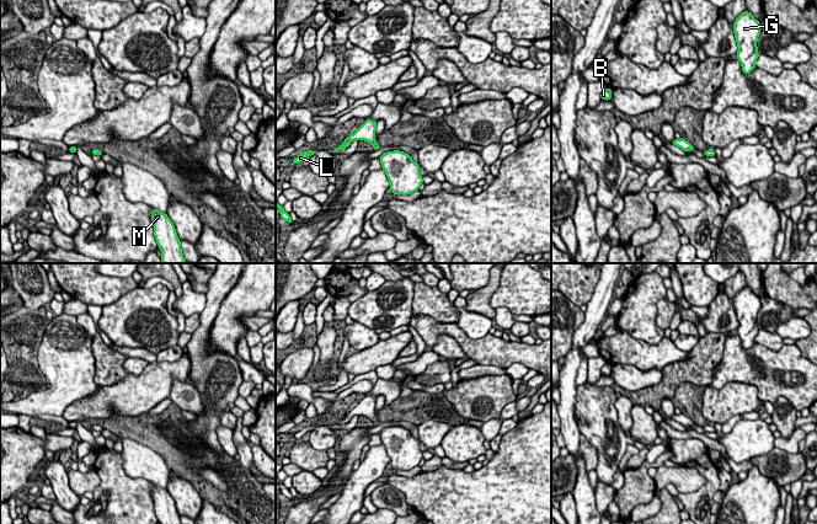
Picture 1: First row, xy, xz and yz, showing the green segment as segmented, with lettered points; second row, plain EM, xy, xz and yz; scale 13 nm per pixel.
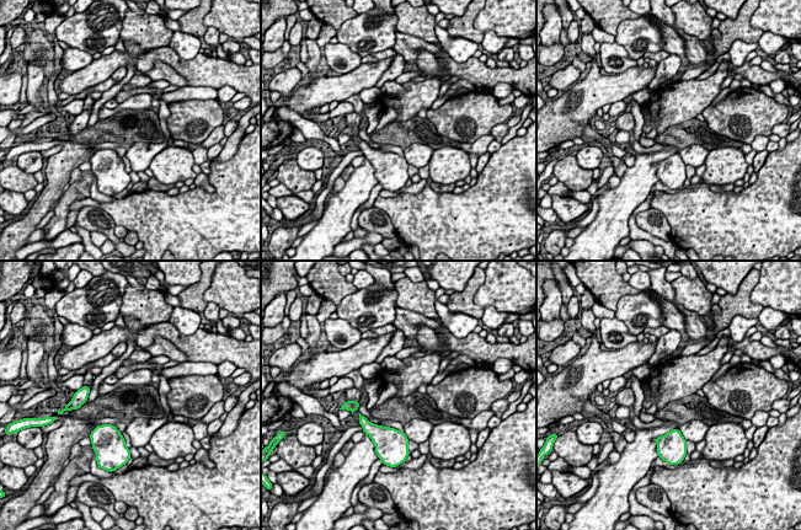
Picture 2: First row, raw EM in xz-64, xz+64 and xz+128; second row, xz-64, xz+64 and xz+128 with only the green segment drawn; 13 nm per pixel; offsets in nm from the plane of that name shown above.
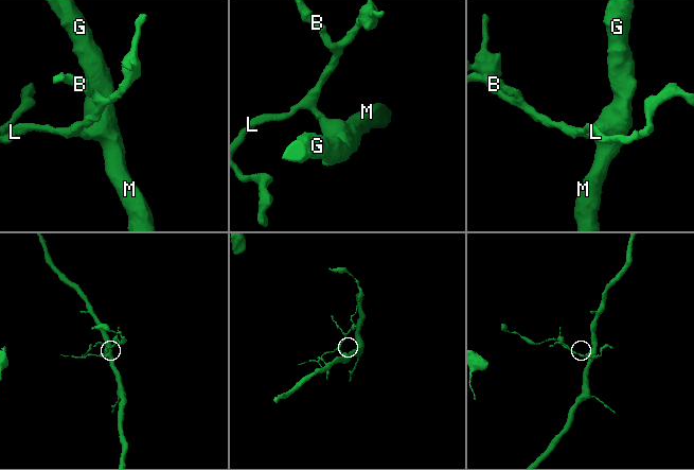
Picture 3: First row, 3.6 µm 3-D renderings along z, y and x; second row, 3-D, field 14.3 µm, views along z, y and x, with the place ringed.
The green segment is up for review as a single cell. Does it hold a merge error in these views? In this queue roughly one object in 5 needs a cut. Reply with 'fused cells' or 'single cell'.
single cell

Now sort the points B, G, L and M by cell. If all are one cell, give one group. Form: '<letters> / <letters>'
B G L M

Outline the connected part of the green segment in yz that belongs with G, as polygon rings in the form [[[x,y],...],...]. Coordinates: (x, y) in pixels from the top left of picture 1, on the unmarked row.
[[[746,285],[736,294],[732,304],[738,321],[736,333],[742,341],[743,349],[749,349],[755,343],[759,332],[757,316],[762,306],[760,298]]]

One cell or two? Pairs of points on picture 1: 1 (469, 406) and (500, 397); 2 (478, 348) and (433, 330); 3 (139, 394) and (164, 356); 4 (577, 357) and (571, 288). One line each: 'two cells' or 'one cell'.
1: one cell
2: one cell
3: two cells
4: two cells

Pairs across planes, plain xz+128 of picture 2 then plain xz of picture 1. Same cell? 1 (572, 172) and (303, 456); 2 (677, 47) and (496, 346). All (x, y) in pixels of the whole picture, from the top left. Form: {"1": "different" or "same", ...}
{"1": "same", "2": "same"}

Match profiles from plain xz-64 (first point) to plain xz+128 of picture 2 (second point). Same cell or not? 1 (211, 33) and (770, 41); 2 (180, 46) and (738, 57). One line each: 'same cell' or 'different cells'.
1: same cell
2: same cell

